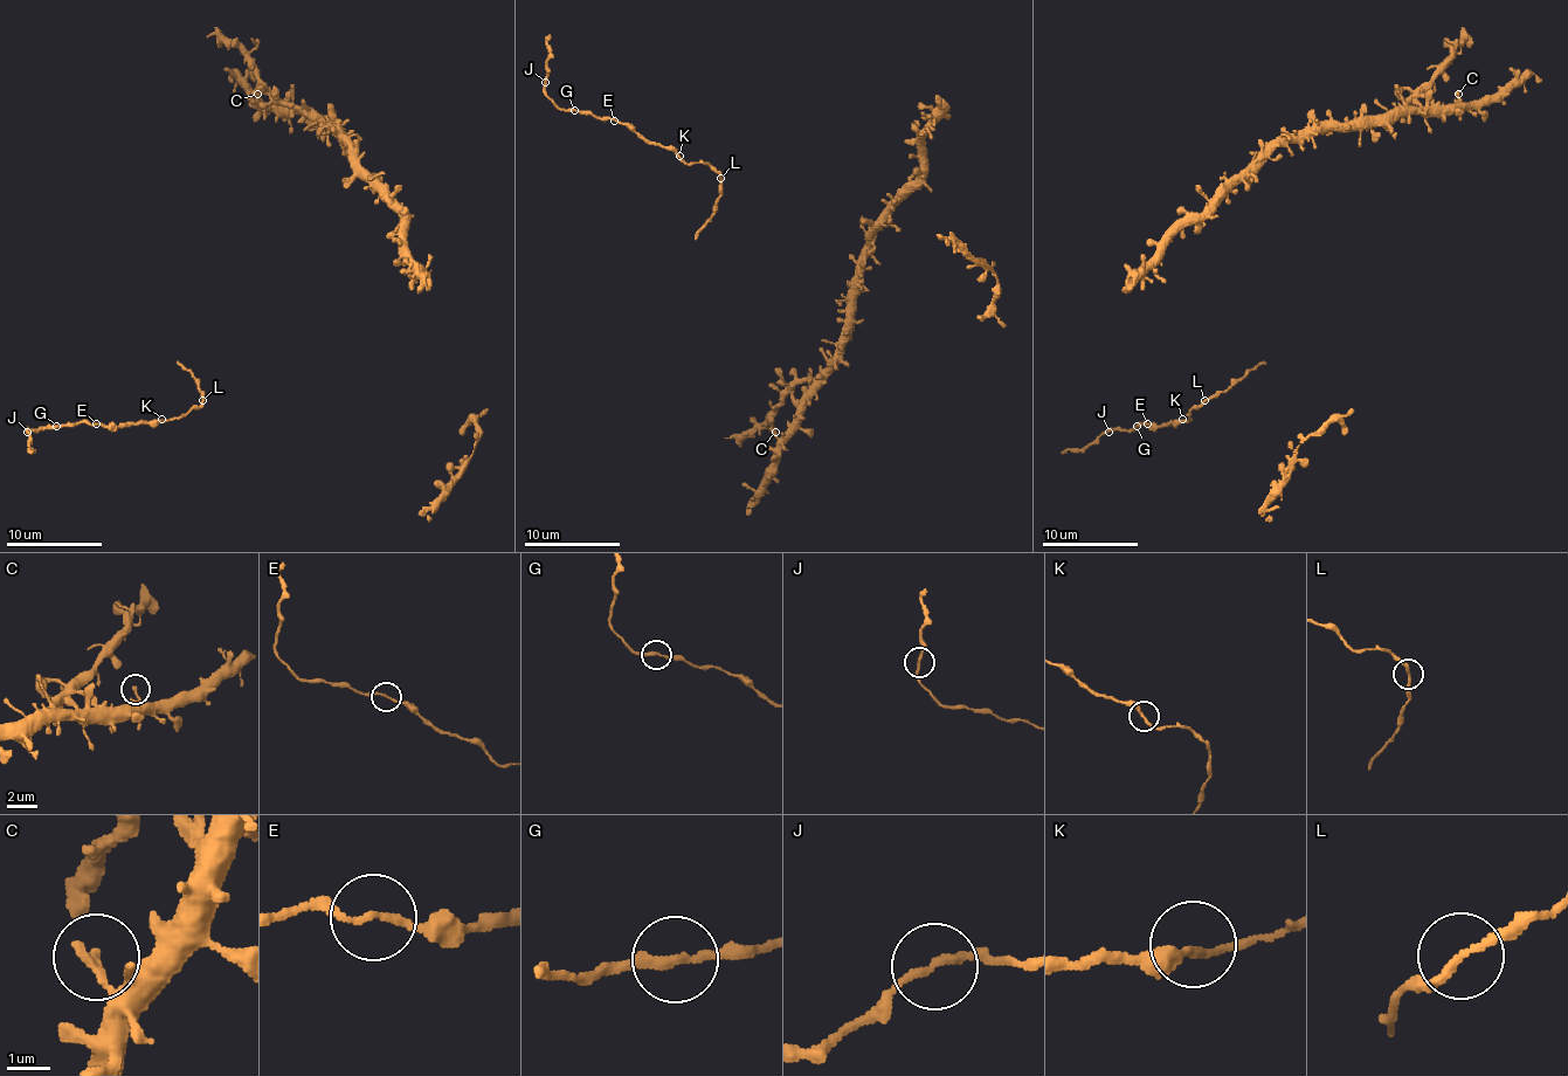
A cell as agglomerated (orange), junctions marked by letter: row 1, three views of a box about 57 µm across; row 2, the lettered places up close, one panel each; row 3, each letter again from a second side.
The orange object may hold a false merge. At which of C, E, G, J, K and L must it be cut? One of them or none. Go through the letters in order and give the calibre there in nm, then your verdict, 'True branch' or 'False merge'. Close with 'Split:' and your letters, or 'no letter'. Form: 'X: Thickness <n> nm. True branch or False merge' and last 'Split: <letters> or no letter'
C: Thickness 130 nm. True branch
E: Thickness 140 nm. True branch
G: Thickness 240 nm. True branch
J: Thickness 180 nm. True branch
K: Thickness 220 nm. True branch
L: Thickness 170 nm. True branch
Split: no letter

